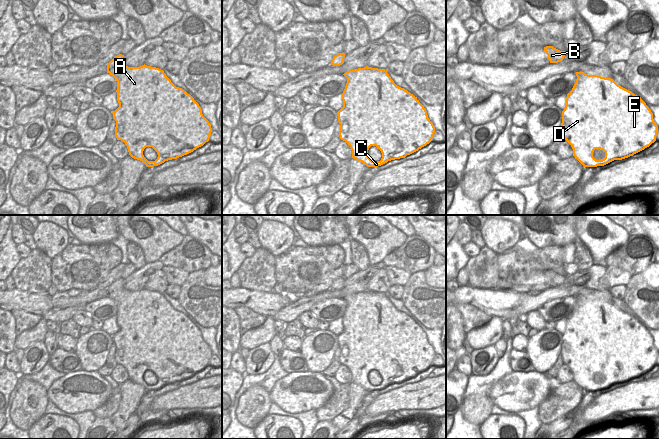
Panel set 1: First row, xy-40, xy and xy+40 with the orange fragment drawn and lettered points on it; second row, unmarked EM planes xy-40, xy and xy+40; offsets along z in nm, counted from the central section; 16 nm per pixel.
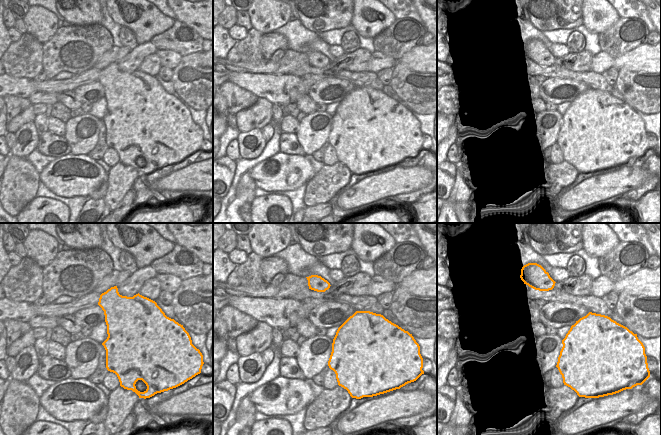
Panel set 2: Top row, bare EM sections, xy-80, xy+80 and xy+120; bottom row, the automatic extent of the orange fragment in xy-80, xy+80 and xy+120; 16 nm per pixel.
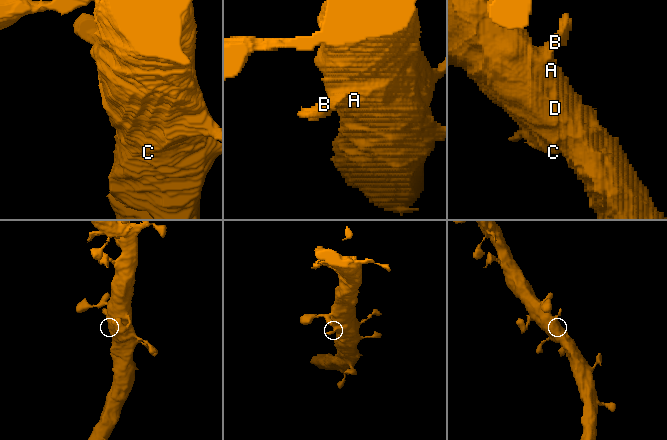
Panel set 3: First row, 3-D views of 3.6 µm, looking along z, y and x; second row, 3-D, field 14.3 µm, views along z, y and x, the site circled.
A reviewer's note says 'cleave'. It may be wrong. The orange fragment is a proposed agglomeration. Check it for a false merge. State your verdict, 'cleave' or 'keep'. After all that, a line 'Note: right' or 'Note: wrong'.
keep
Note: wrong

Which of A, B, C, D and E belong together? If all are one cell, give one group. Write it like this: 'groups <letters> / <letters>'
groups A B C D E

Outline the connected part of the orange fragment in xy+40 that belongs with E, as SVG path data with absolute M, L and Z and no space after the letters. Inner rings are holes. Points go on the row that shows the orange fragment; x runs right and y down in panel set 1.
M576 72L576 82L572 90L567 94L566 106L562 111L561 131L563 139L573 149L573 156L584 167L604 166L614 160L622 160L649 147L656 141L658 126L654 122L653 113L641 99L631 91L618 85L613 79L598 75L588 75L584 72ZM595 149L605 152L605 158L596 160L593 157Z

